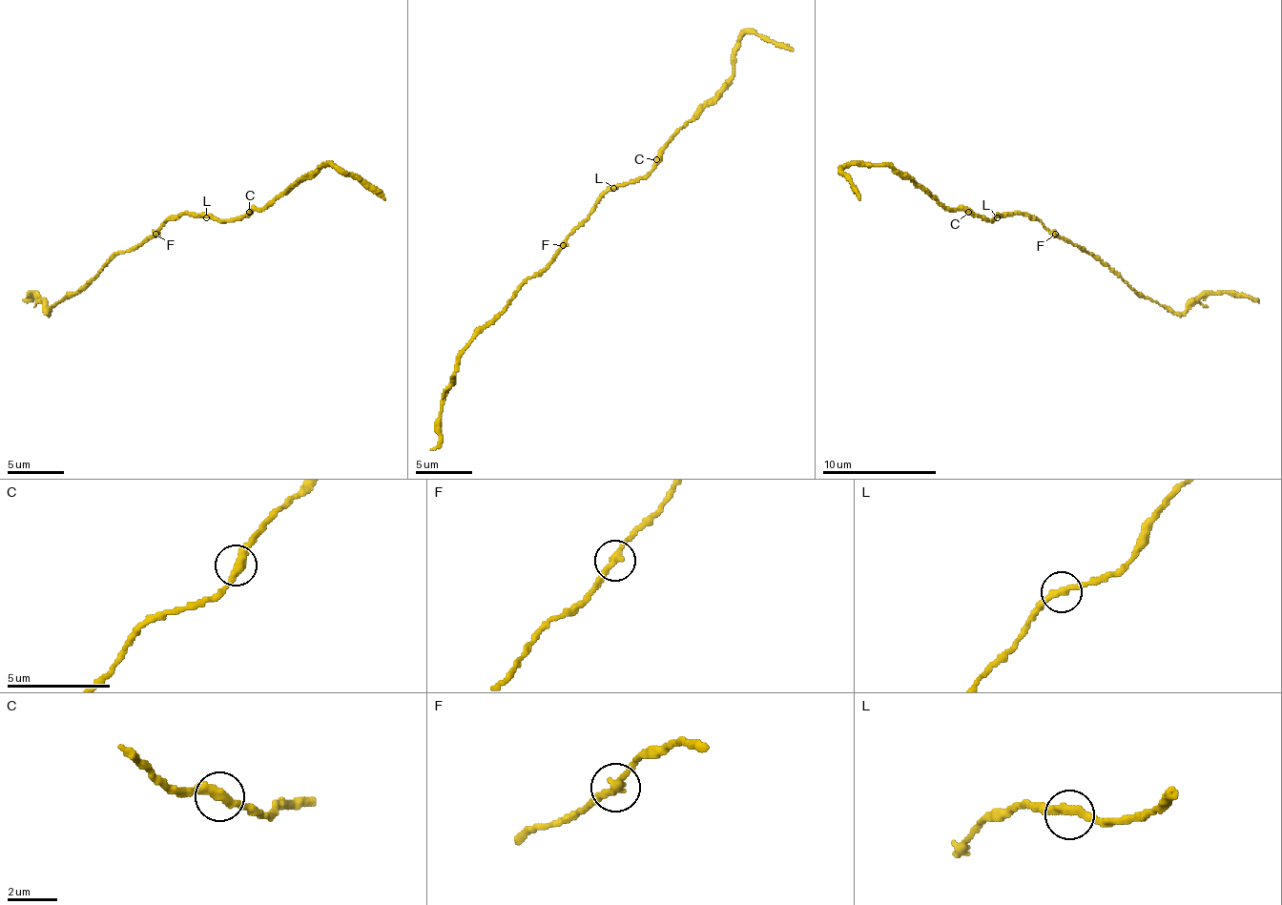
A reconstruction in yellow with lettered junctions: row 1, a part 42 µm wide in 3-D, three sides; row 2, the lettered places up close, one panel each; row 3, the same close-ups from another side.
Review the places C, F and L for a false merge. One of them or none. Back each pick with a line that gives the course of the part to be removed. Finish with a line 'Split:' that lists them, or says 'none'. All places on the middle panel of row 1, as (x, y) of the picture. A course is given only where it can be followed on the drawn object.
Split: none

